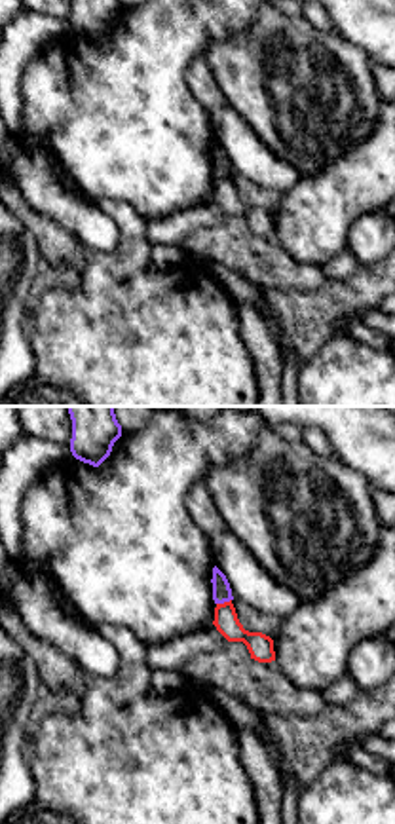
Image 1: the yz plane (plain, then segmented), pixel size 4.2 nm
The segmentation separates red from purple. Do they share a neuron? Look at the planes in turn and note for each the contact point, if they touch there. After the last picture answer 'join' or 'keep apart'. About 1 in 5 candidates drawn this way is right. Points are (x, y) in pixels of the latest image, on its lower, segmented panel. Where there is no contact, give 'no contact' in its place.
contact (225, 602)

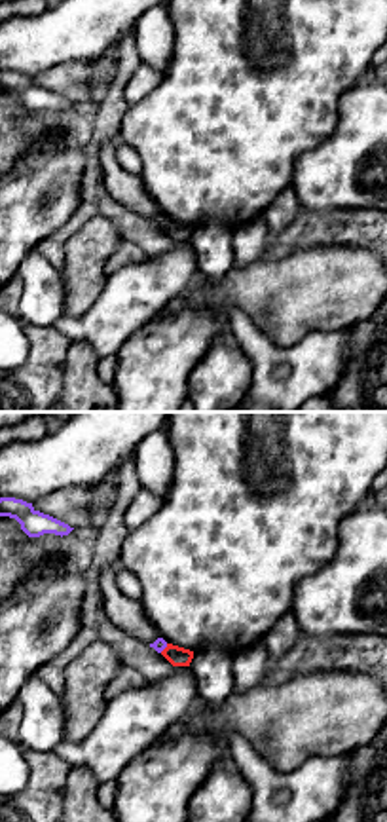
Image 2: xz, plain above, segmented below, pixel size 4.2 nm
contact (165, 648)

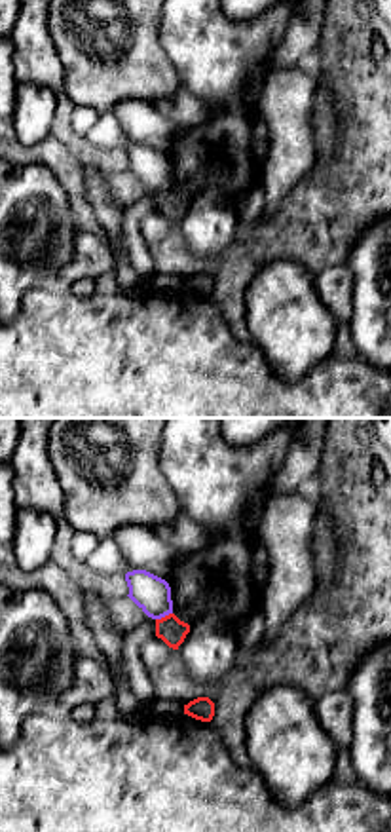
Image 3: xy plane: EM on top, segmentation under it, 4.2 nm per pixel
contact (166, 616)

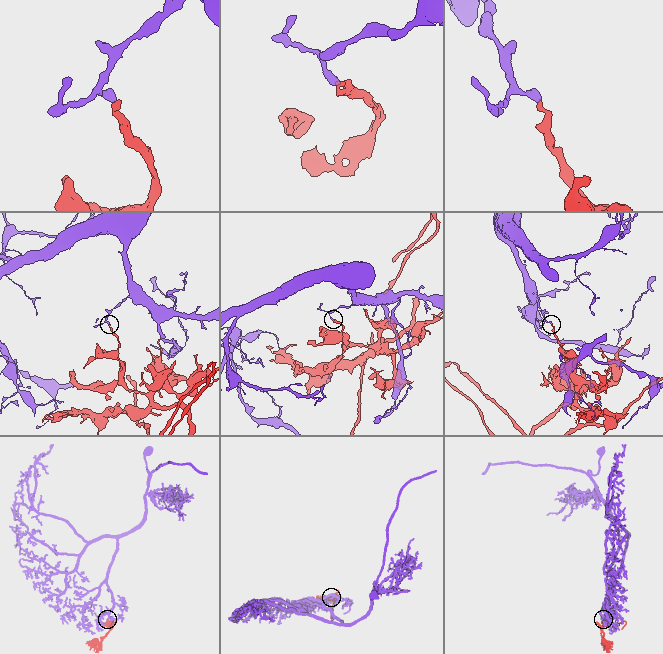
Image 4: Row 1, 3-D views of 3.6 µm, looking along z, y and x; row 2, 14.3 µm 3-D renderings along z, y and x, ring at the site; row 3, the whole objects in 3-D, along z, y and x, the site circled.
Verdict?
keep apart

